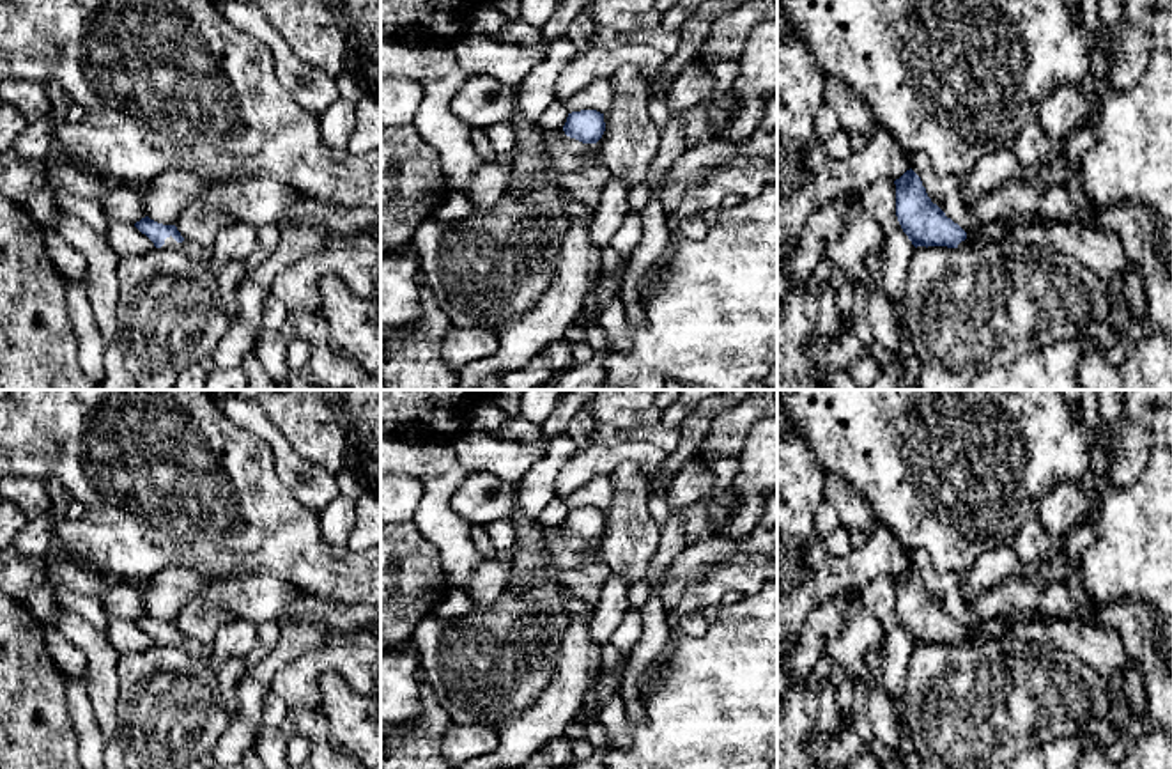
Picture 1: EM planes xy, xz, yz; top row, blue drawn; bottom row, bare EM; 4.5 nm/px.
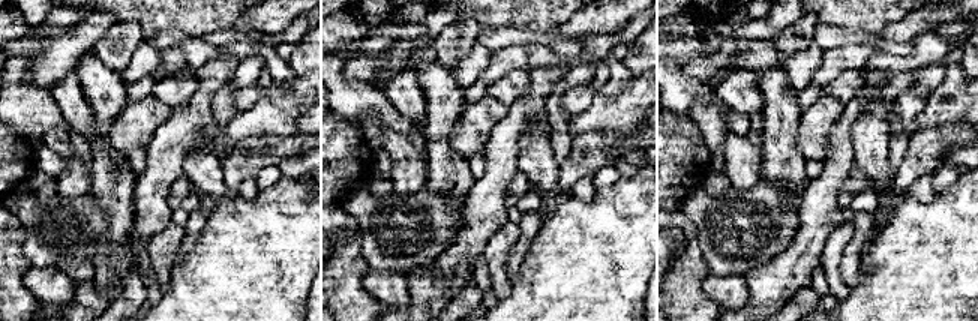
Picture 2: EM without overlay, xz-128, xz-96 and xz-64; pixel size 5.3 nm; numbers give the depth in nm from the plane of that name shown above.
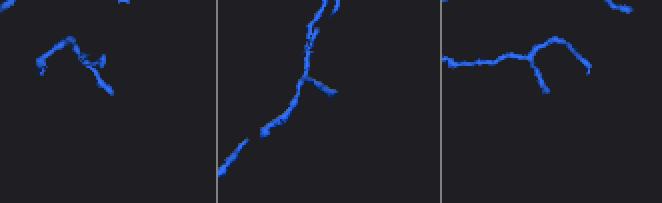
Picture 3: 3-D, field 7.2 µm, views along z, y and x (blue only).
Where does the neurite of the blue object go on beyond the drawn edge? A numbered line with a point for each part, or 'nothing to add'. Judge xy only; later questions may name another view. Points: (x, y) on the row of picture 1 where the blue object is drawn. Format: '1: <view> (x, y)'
1: xy (193, 250)

